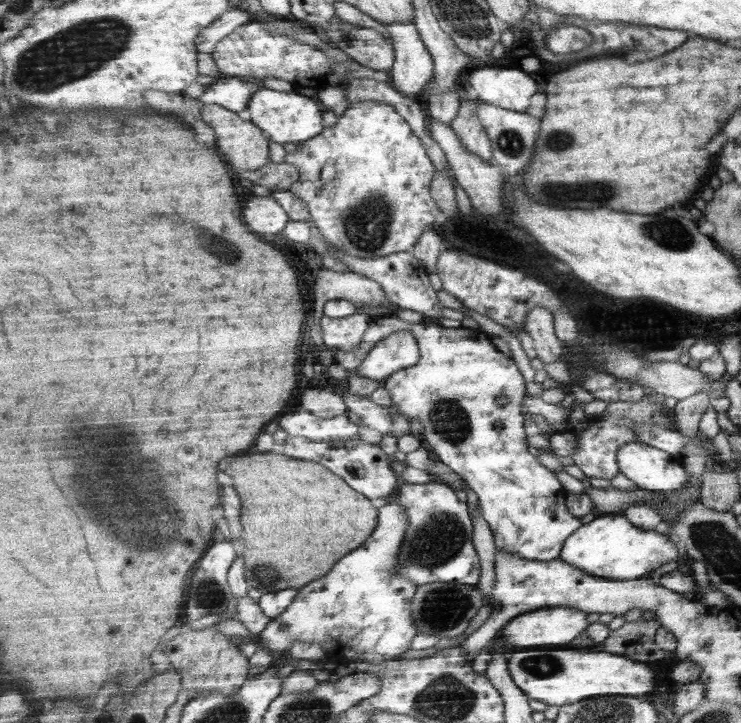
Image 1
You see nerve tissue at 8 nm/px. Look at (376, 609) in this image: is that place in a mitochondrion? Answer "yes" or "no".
no

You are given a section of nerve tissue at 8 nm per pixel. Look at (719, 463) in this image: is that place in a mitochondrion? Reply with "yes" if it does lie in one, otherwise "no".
no

